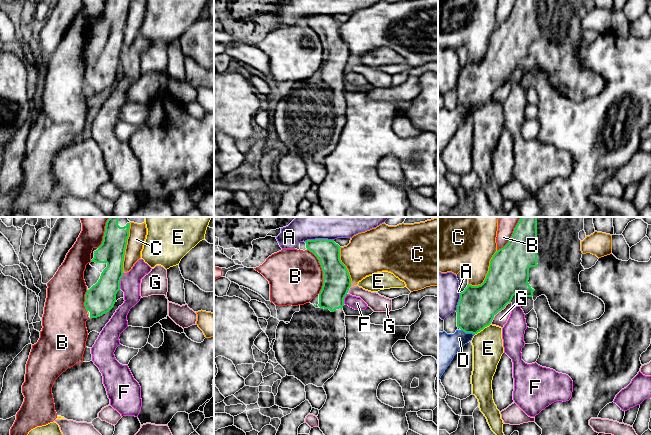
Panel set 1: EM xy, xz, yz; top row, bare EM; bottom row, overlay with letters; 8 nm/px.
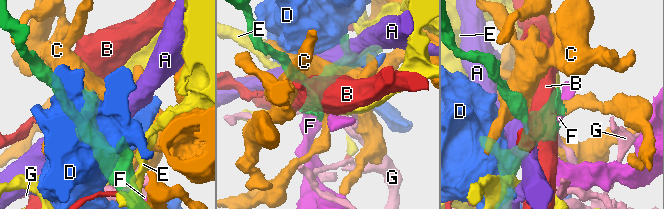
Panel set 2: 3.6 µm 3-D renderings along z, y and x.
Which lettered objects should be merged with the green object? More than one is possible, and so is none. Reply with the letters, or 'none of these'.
none of these

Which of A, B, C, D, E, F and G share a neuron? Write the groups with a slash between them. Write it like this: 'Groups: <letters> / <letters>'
Groups: A / B / C / D / E / F / G

